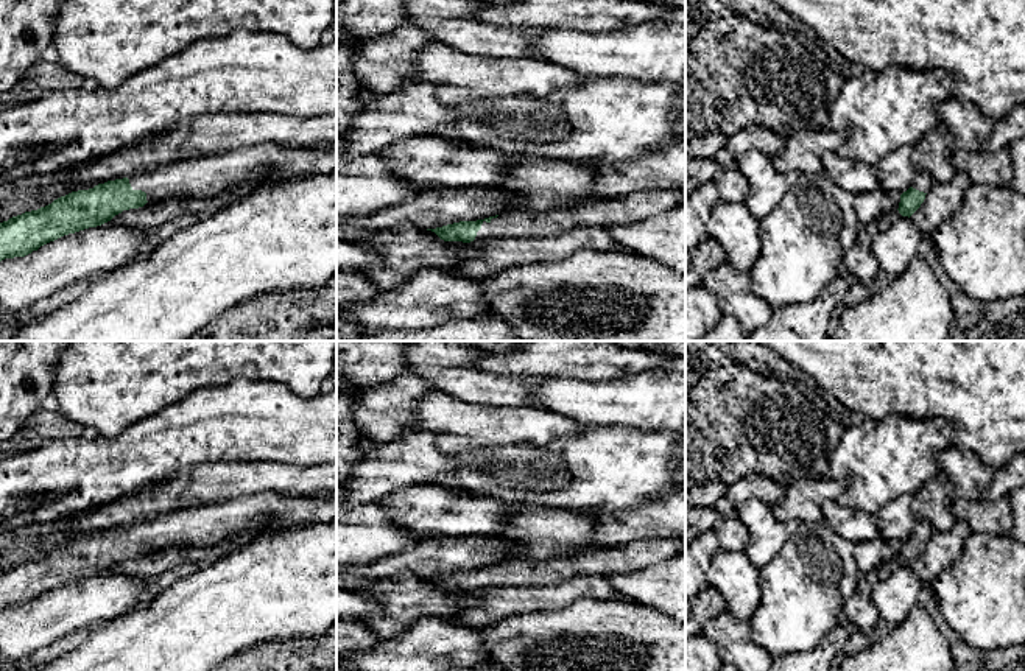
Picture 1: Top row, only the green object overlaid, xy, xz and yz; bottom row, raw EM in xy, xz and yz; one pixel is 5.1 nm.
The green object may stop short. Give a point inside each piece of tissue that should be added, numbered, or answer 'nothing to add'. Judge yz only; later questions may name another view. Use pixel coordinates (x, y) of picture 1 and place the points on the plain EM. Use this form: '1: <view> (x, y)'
1: yz (922, 531)

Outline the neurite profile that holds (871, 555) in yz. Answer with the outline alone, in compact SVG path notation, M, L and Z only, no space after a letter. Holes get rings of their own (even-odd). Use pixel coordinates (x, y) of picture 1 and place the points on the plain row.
M882 537L869 542L860 542L855 546L855 559L860 573L872 573L883 562L894 560L899 557L900 542L889 542Z

